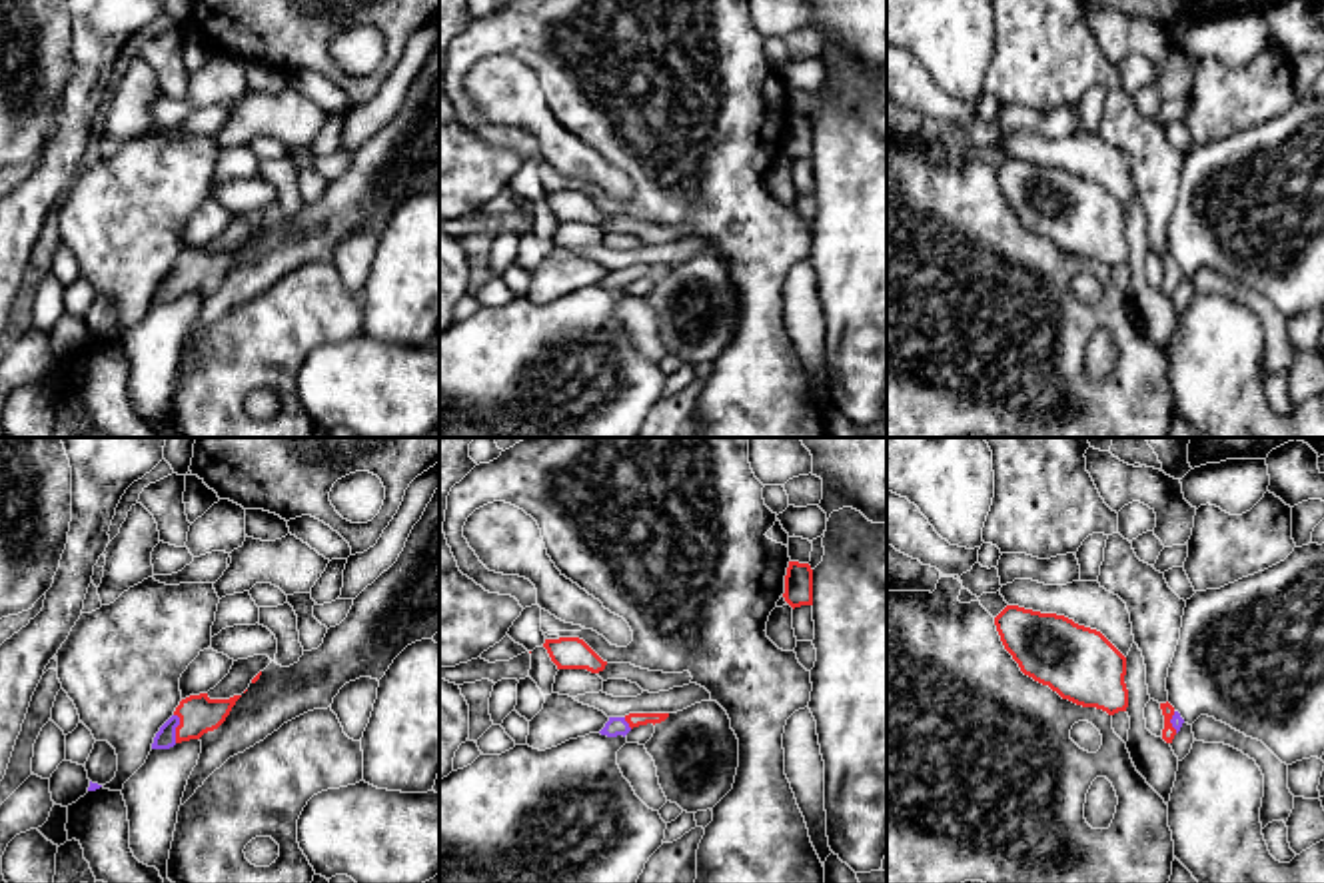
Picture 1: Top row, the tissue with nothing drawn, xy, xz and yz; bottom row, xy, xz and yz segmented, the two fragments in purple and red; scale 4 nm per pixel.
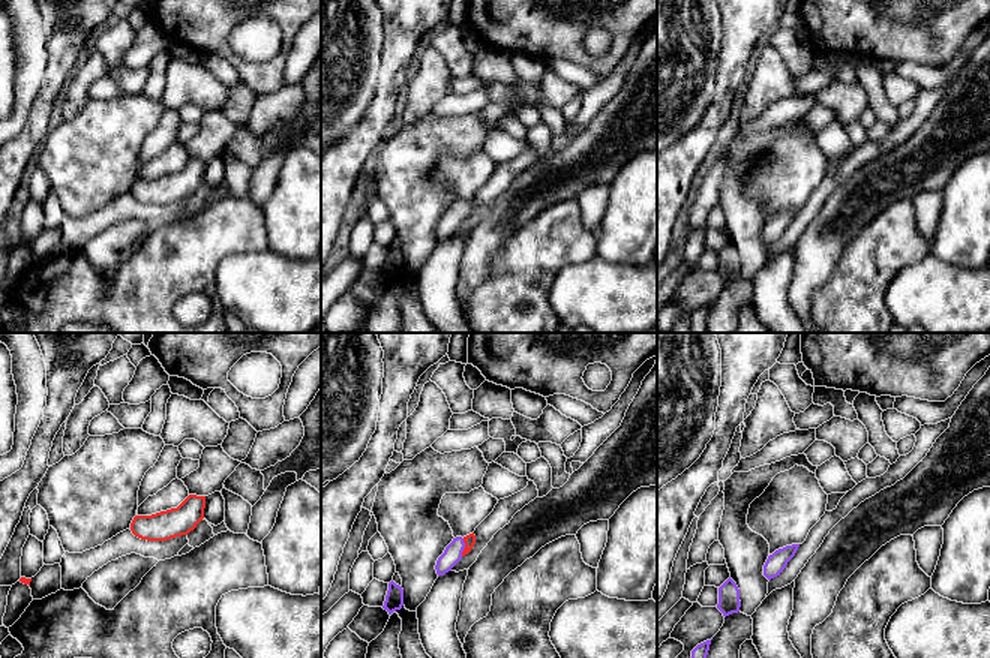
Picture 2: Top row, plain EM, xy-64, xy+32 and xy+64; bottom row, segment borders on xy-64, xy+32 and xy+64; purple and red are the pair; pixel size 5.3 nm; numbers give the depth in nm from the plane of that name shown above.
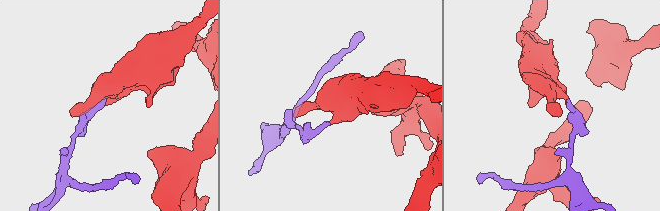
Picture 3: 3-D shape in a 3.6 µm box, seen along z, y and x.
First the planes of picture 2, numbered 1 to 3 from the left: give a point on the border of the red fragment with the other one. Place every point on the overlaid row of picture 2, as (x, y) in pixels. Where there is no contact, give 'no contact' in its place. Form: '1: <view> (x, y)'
1: no contact
2: xy+32 (464, 547)
3: no contact

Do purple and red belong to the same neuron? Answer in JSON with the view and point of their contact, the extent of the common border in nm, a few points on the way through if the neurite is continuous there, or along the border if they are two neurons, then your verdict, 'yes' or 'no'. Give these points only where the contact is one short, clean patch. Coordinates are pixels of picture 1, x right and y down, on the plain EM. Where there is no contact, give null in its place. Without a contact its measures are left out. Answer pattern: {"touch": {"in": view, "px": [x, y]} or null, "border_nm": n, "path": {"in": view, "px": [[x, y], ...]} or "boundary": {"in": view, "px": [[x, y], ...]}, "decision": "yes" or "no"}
{"touch": {"in": "xy", "px": [176, 278]}, "border_nm": 120, "path": {"in": "xy", "px": [[166, 288], [176, 278], [186, 276], [198, 266]]}, "decision": "yes"}

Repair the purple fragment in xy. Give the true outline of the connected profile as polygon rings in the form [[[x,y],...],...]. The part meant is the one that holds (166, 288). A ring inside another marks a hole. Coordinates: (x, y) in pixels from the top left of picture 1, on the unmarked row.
[[[200,246],[182,252],[174,268],[156,286],[152,302],[170,302],[218,282],[240,250],[210,252],[208,246]]]

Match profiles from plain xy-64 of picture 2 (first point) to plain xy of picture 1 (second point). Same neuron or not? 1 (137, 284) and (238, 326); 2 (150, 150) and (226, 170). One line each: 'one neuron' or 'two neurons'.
1: one neuron
2: one neuron

